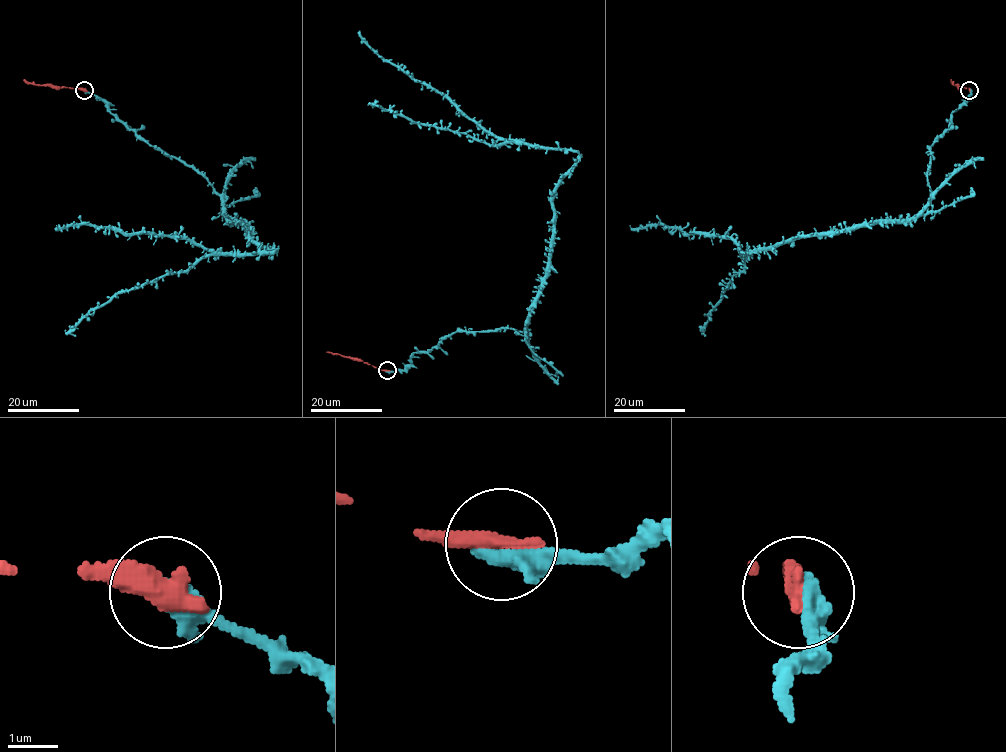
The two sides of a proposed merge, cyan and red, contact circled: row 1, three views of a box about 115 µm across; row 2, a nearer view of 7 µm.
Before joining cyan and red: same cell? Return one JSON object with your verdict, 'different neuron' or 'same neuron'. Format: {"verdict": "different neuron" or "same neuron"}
{"verdict": "same neuron"}

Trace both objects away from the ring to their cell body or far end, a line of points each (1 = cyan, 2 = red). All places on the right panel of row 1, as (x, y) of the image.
1: (970, 89), (930, 146), (929, 201), (912, 217), (799, 234), (746, 253), (730, 239), (630, 225)
2: (970, 89), (954, 85), (951, 80)

